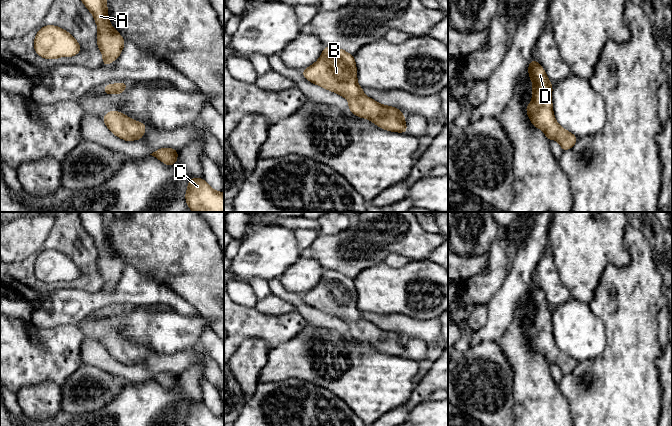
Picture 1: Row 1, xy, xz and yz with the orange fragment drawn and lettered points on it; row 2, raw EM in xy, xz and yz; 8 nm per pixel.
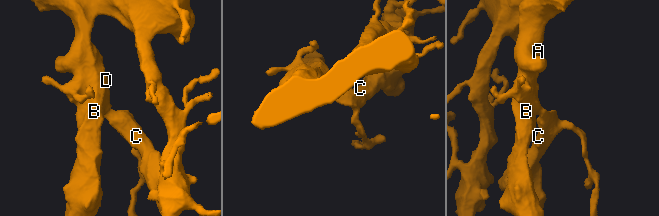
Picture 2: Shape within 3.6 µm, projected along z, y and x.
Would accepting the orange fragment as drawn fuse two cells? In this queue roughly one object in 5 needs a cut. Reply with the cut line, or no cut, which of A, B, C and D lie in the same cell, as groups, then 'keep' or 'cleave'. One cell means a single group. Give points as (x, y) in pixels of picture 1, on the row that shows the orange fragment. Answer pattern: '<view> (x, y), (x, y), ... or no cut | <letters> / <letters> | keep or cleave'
no cut | A B C D | keep

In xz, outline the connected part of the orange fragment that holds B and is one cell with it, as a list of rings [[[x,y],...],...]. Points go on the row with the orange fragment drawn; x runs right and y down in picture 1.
[[[326,46],[317,62],[302,73],[306,80],[346,98],[348,109],[357,117],[369,119],[384,130],[407,133],[402,111],[363,95],[364,89],[357,83],[354,56],[350,53]]]

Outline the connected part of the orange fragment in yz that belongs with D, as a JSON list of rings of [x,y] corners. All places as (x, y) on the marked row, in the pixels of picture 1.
[[[534,59],[529,63],[529,77],[533,82],[533,101],[526,106],[526,112],[531,123],[544,131],[549,141],[556,139],[562,150],[571,149],[578,138],[571,132],[563,129],[553,115],[552,83],[549,81],[543,67]]]

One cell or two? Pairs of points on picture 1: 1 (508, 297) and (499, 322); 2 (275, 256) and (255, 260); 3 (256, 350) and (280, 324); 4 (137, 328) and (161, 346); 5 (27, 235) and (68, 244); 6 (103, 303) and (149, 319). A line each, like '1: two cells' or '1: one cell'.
1: one cell
2: one cell
3: two cells
4: one cell
5: two cells
6: two cells

